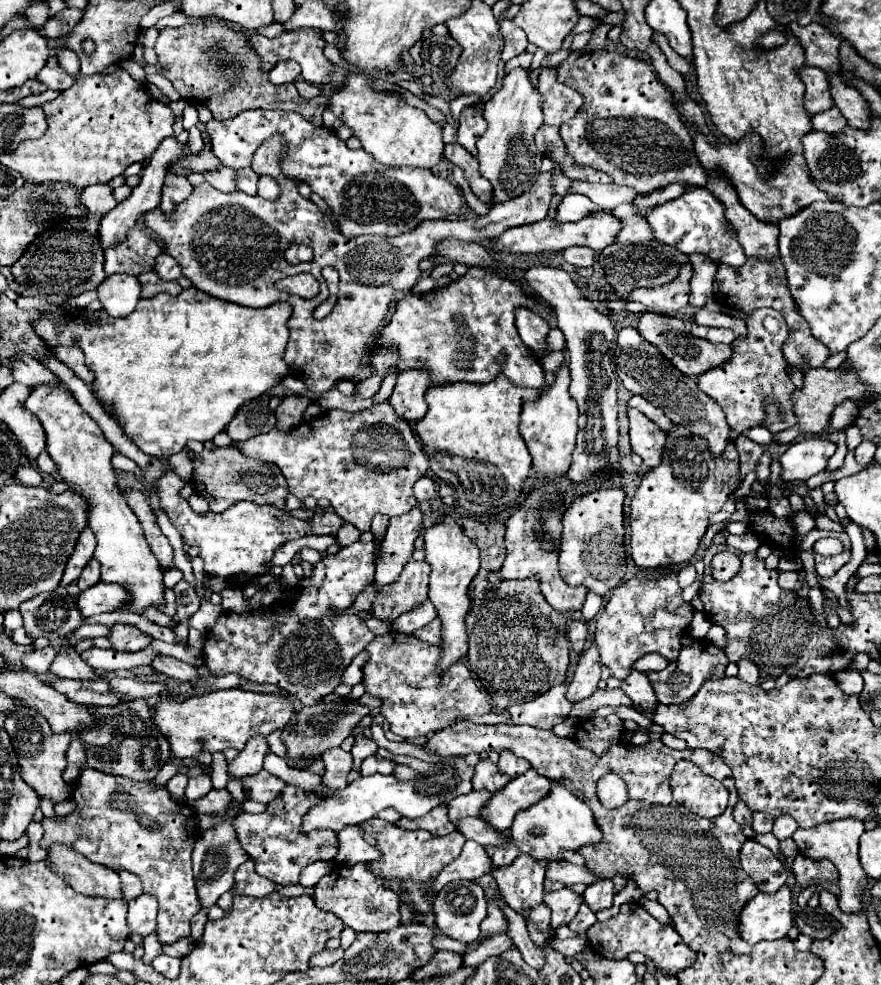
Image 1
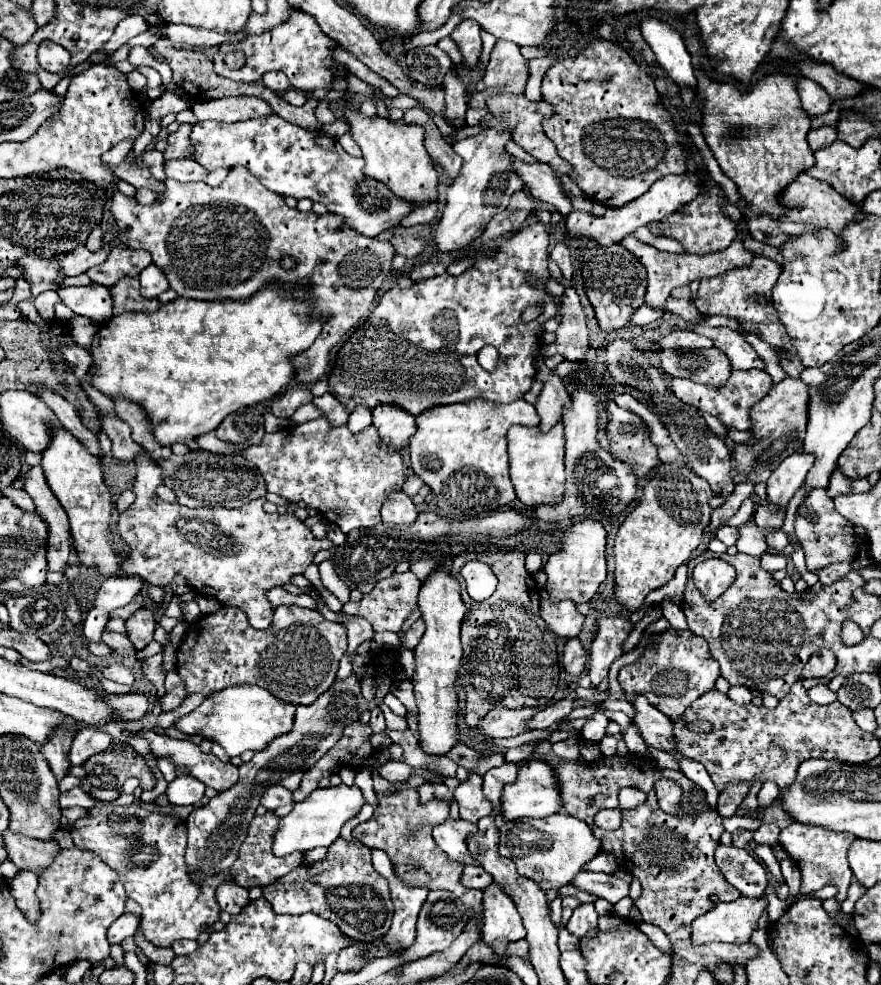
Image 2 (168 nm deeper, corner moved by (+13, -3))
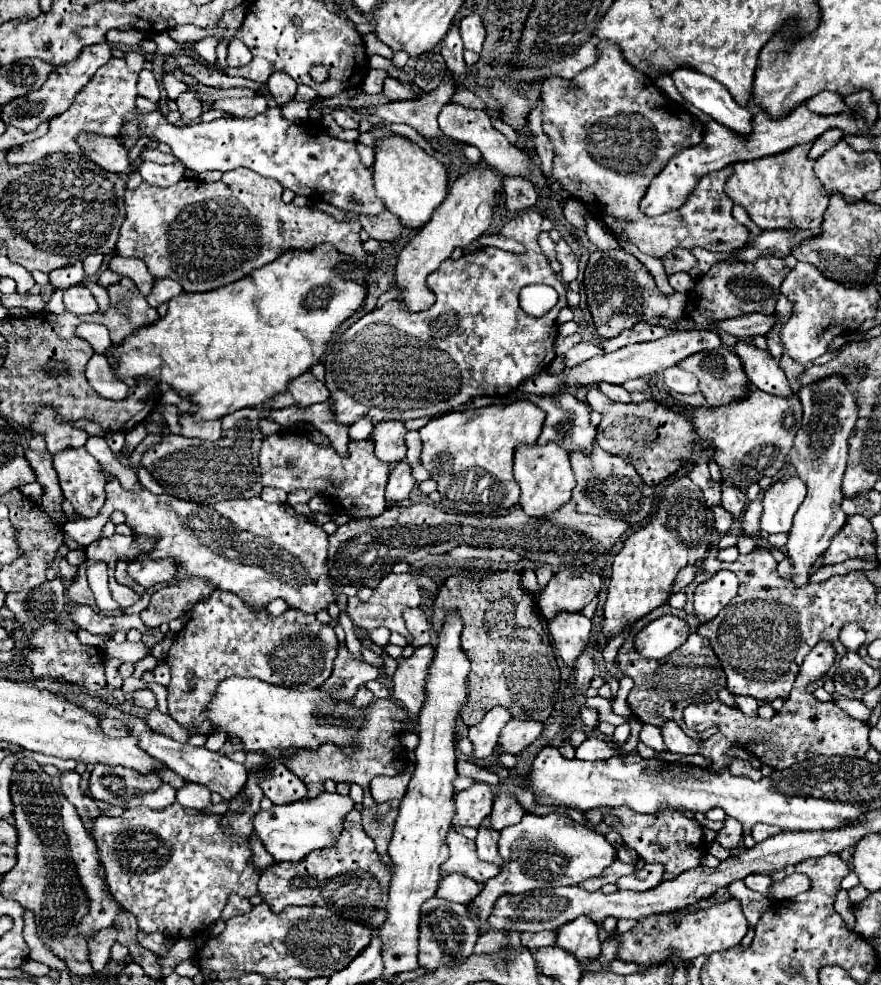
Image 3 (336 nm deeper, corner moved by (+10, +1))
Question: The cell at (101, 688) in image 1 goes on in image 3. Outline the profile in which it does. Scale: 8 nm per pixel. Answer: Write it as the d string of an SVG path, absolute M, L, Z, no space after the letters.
M158 708L150 710L144 720L146 720L146 724L148 724L152 730L162 732L162 734L174 738L174 740L184 740L184 742L186 742L186 738L188 738L188 732L186 732L178 722L174 722L168 714L162 714Z

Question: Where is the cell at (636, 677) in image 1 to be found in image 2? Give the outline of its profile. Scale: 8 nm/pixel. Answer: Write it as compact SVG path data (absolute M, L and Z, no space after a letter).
M635 696L633 708L637 710L637 716L633 722L641 730L647 746L663 752L673 752L675 750L673 722L667 716L663 716L663 712L653 708L645 700L645 696Z

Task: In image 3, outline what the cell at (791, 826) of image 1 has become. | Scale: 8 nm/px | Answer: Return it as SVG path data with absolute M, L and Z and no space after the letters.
M754 824L754 828L752 828L752 836L754 836L756 842L762 842L762 840L766 840L766 838L778 834L778 832L780 832L780 828L770 826L770 824Z

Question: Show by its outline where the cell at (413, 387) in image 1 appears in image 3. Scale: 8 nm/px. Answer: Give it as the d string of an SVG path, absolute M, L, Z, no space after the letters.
M388 420L378 422L374 426L374 444L376 444L376 456L386 462L400 462L406 458L406 438L408 430L402 420Z

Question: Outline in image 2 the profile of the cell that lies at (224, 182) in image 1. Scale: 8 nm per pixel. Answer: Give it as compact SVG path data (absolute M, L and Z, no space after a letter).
M169 160L163 170L167 178L173 178L177 182L195 182L207 178L207 170L193 160Z

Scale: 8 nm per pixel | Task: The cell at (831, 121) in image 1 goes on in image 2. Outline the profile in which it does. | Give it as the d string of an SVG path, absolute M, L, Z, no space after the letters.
M823 126L823 128L817 128L817 130L811 130L807 134L807 142L809 142L809 148L815 152L819 148L825 148L829 144L833 144L837 140L837 130L831 128L831 126Z

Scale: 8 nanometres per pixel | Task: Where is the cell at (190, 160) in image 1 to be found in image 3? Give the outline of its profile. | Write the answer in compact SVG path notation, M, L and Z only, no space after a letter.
M184 92L176 98L178 110L182 114L182 124L194 124L202 116L202 104L200 98L194 92Z

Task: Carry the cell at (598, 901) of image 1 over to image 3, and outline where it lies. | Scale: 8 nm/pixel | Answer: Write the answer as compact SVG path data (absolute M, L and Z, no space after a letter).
M578 916L572 922L566 922L558 930L558 946L574 952L578 962L586 958L596 958L600 954L598 924L588 916Z

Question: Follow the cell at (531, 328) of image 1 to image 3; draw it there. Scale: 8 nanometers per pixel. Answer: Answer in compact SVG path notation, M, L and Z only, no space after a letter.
M519 390L510 394L504 400L504 404L512 403L516 400L529 400L536 404L538 408L542 408L546 412L546 422L542 426L542 434L538 438L540 444L546 444L550 440L562 444L562 448L566 448L568 452L572 450L582 450L582 452L590 452L590 444L594 442L596 436L596 428L588 422L590 418L590 408L580 402L578 398L574 398L572 394L556 394L556 396L532 396Z

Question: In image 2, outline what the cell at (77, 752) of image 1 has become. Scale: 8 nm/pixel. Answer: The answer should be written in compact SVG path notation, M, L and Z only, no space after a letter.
M83 728L73 738L73 744L71 744L71 750L69 750L69 760L71 760L73 766L79 766L85 760L89 760L93 754L103 752L111 742L113 742L113 738L105 732L101 732L101 730Z

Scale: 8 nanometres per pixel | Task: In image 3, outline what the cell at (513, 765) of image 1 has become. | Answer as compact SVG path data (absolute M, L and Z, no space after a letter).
M498 794L494 798L494 806L492 806L492 814L490 814L490 824L498 830L518 824L518 820L526 814L526 810L520 806L520 802L512 796L512 794Z

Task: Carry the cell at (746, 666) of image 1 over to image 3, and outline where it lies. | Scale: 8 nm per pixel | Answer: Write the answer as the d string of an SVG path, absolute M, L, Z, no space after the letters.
M734 696L734 700L736 700L736 706L744 714L748 714L748 716L758 714L758 700L756 698L752 698L752 696Z

